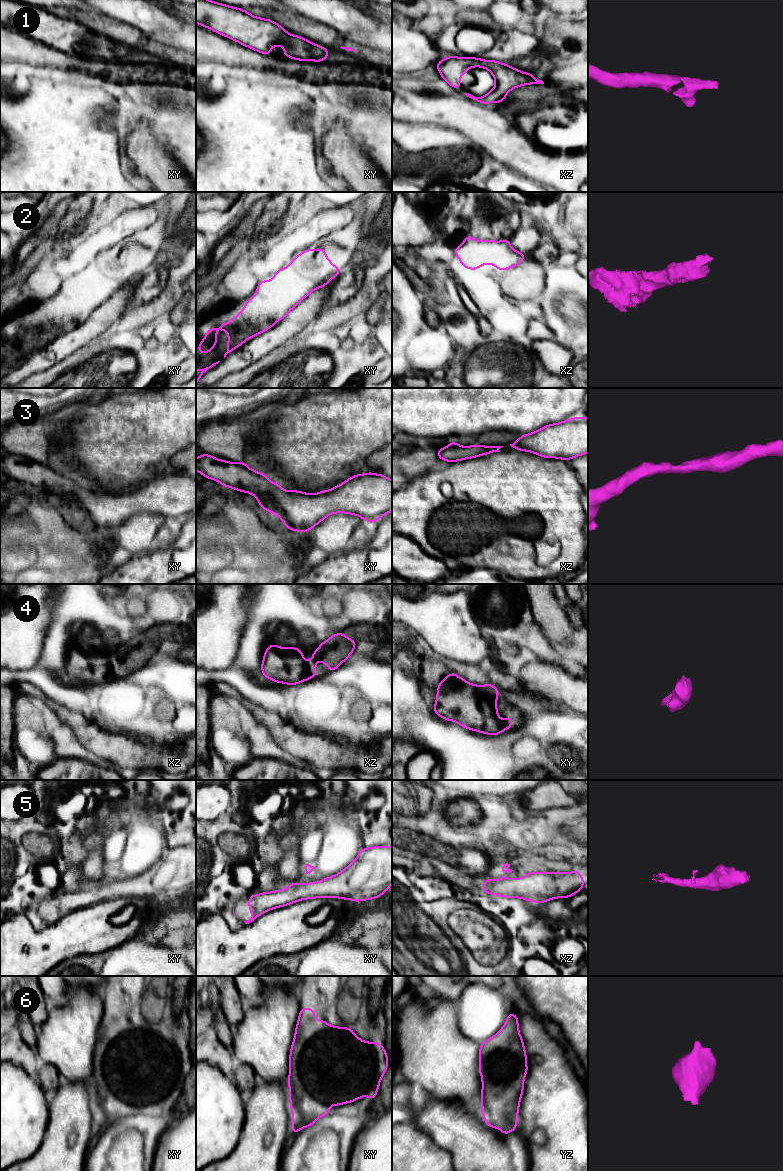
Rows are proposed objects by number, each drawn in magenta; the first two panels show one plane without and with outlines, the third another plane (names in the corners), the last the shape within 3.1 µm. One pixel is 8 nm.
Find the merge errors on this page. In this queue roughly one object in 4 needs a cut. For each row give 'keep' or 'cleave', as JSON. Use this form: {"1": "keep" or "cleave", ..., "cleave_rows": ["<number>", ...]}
{"1": "keep", "2": "keep", "3": "keep", "4": "keep", "5": "keep", "6": "keep", "cleave_rows": []}

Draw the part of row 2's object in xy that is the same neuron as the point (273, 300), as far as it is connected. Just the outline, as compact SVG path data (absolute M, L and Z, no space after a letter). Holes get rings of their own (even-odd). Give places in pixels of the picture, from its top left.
M322 247L299 253L285 269L278 269L272 280L261 280L254 296L229 323L221 323L218 328L209 329L197 351L202 355L210 352L218 342L217 331L225 330L229 335L225 358L246 340L285 318L312 291L326 286L332 278L339 276L340 270L328 260Z

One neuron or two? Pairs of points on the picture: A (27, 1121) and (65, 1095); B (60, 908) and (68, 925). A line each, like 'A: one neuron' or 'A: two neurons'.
A: two neurons
B: two neurons

